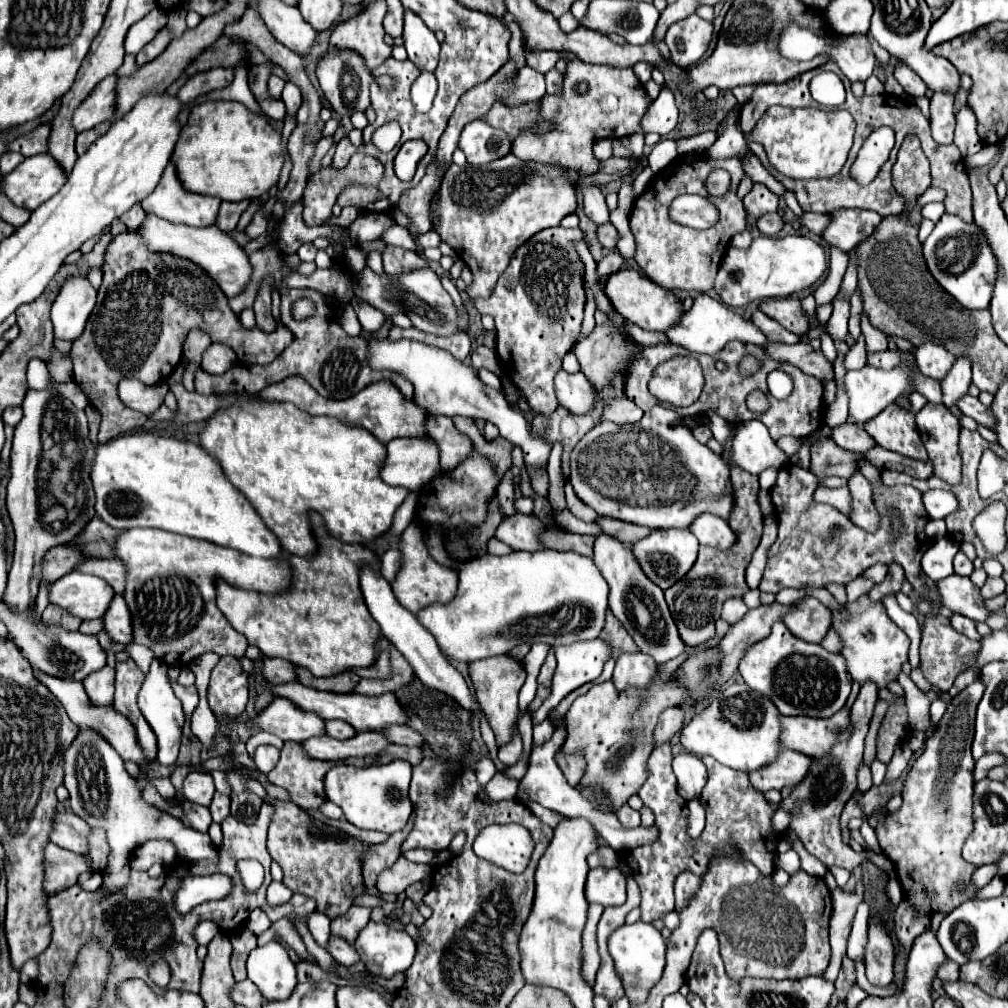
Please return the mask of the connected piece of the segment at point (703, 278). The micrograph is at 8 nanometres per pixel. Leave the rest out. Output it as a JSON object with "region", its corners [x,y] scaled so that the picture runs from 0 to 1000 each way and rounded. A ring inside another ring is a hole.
{"region":[[[682,152],[674,154],[666,164],[658,170],[650,172],[642,182],[638,193],[634,193],[628,201],[628,209],[624,213],[624,223],[630,235],[630,261],[640,269],[640,273],[660,287],[682,287],[701,291],[707,287],[707,277],[713,267],[713,259],[721,249],[725,235],[735,231],[741,223],[741,207],[737,199],[731,195],[731,184],[737,178],[737,158],[733,154],[723,158],[703,158],[699,152]],[[707,168],[721,168],[725,172],[725,188],[719,195],[703,195],[697,186],[699,176]],[[689,191],[701,195],[715,211],[711,223],[705,227],[693,229],[682,223],[674,223],[664,215],[664,203],[670,195]]]}

